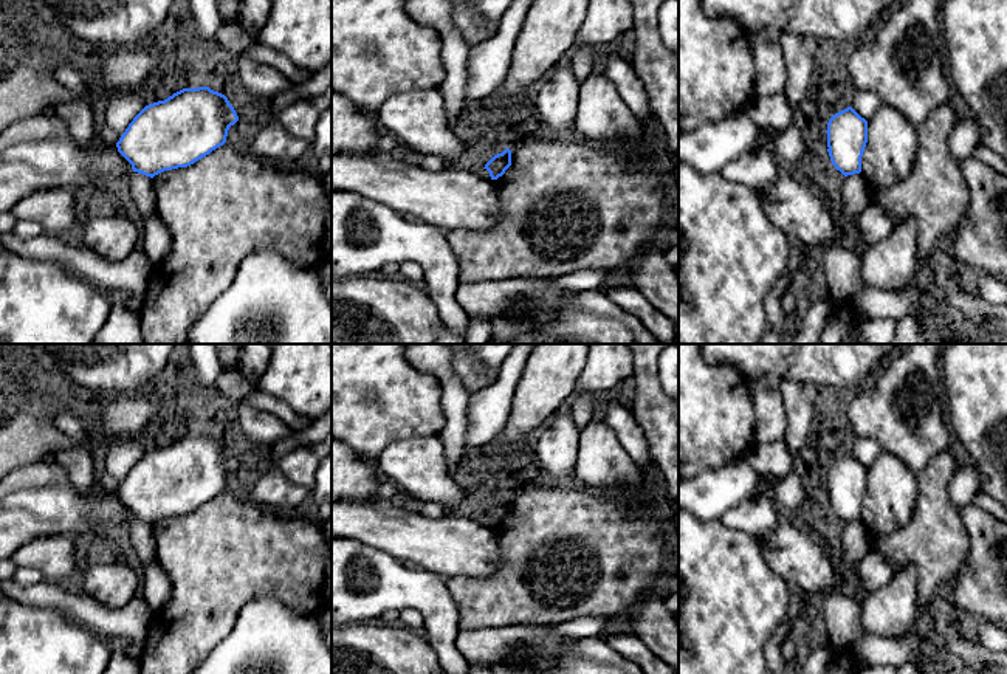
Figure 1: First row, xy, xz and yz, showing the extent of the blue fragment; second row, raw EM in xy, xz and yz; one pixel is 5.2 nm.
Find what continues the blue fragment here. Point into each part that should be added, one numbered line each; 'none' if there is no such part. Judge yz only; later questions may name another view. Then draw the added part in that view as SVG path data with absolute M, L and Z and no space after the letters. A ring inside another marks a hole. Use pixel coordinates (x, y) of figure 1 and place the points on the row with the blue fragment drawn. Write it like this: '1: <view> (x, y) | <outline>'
none

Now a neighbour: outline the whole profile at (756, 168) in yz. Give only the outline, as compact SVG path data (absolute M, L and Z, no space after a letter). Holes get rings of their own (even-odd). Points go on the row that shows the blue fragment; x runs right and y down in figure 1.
M759 130L754 146L742 156L730 161L719 174L731 181L758 189L776 178L784 166L768 146L776 138L776 130Z

